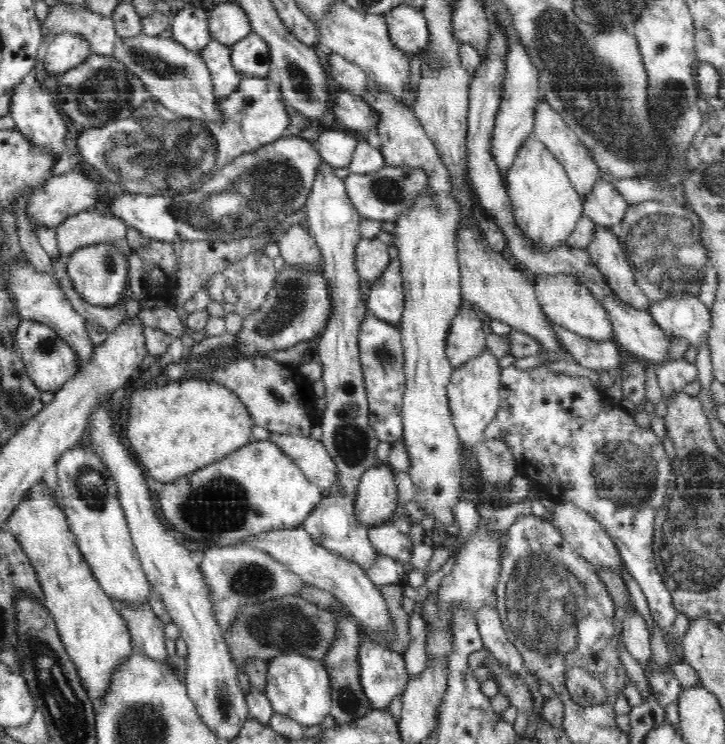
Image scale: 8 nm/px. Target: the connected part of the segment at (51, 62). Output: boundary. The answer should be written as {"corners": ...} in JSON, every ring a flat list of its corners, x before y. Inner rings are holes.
{"corners":[[62,32,50,41,44,59,45,72,52,74,52,77,59,77,76,69,92,53,90,44,84,38,71,32]]}

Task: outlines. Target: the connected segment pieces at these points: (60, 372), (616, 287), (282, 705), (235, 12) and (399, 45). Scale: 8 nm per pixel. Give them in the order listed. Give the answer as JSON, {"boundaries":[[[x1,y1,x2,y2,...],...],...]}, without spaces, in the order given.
{"boundaries":[[[20,321,16,328,15,348,20,350,29,378,42,392,57,392,78,373,80,360,59,334,41,322]],[[596,225,595,228,586,249,593,265,603,274,614,295,638,310,648,311,651,301,637,285,634,267,619,236,611,227]],[[286,653,266,664,265,696,275,714,280,714,304,727,320,725,331,714,331,684,323,661,297,653]],[[235,2,220,3,208,12,209,36,220,45,231,46,252,33,248,17]],[[402,4,396,9,390,10,385,15,387,22,389,41,396,49,412,56,420,56,431,42,431,34,428,33,427,18,421,9]]]}

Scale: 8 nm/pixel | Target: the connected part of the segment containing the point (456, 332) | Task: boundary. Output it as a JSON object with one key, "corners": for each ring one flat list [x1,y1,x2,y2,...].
{"corners":[[464,302,452,319,445,340,445,353,450,364,457,368,468,362,468,359,476,358,486,349,486,337,482,332,482,320,471,304]]}

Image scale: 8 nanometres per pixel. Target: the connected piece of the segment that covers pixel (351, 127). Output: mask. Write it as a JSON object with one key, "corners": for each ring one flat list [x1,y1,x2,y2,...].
{"corners":[[340,90,335,98,332,97,332,114,342,124,346,132,359,132,372,147,380,146,377,137,377,123,380,117,368,105,350,91]]}

